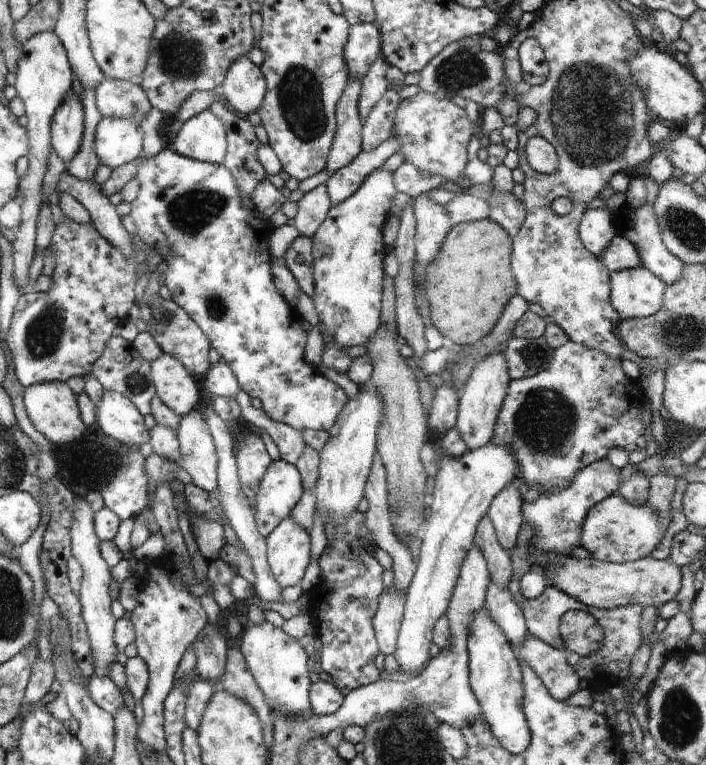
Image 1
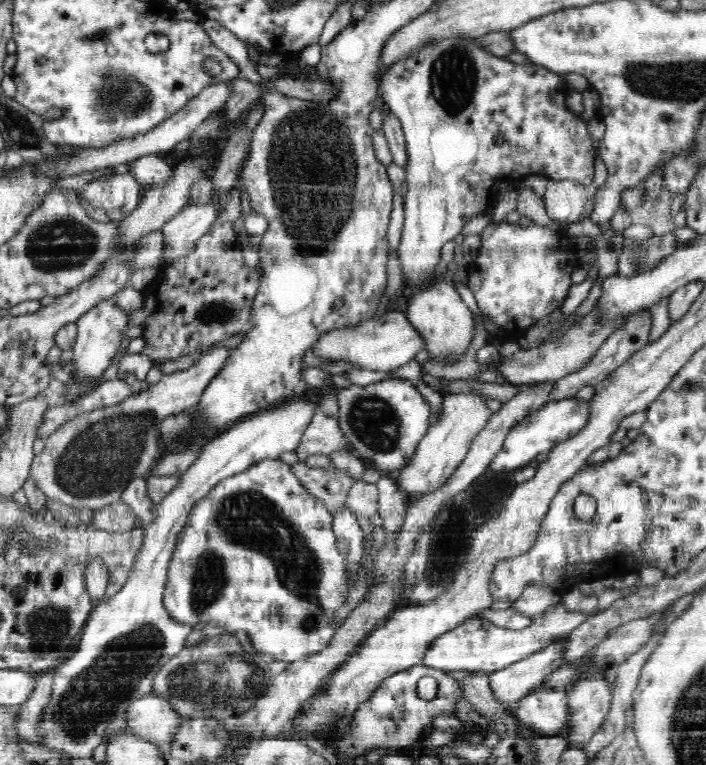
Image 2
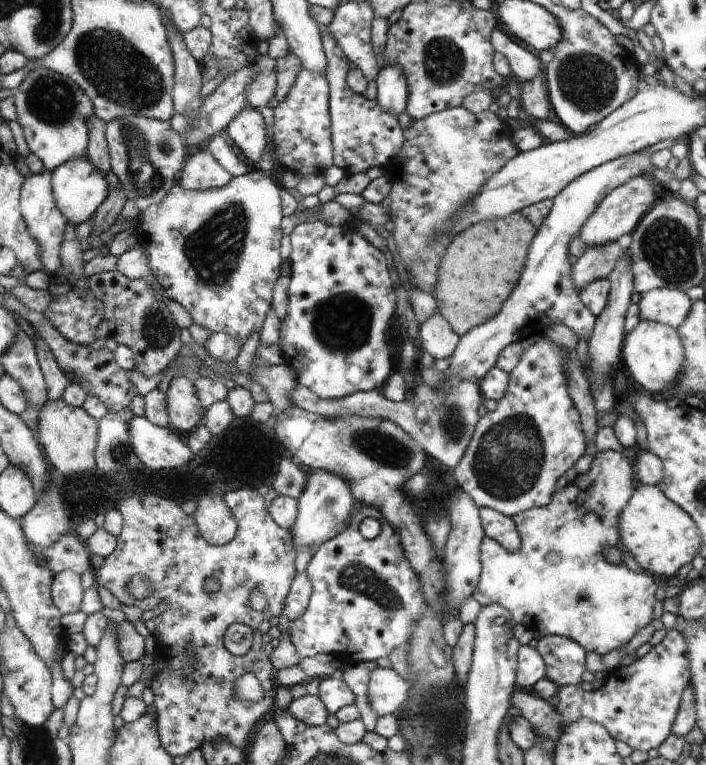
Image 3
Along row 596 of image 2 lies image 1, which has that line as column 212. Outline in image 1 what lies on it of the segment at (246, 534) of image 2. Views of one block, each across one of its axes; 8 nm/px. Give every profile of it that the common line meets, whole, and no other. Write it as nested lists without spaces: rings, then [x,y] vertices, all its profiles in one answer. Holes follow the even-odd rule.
[[[166,144],[161,152],[158,152],[153,158],[147,159],[142,155],[143,161],[138,168],[136,179],[140,182],[140,192],[138,197],[131,203],[131,212],[128,216],[132,217],[136,225],[138,238],[148,246],[156,246],[162,250],[170,250],[172,256],[166,256],[163,262],[167,265],[165,272],[166,279],[164,285],[172,294],[172,301],[176,302],[182,310],[190,316],[191,320],[202,330],[202,333],[208,338],[211,348],[216,349],[218,354],[222,356],[222,360],[234,374],[241,390],[244,390],[251,398],[258,398],[262,403],[262,409],[270,416],[272,420],[285,423],[292,426],[295,430],[302,431],[312,429],[314,431],[330,431],[334,426],[336,418],[339,418],[342,408],[346,406],[348,398],[346,394],[340,390],[339,386],[333,383],[322,374],[318,374],[308,362],[305,361],[304,346],[307,342],[307,332],[302,328],[302,318],[298,315],[297,308],[288,304],[276,289],[272,277],[272,259],[269,240],[274,232],[271,222],[264,218],[256,210],[248,210],[245,208],[242,200],[244,197],[238,191],[232,174],[223,164],[206,163],[195,159],[190,159],[177,154],[168,144]]]

